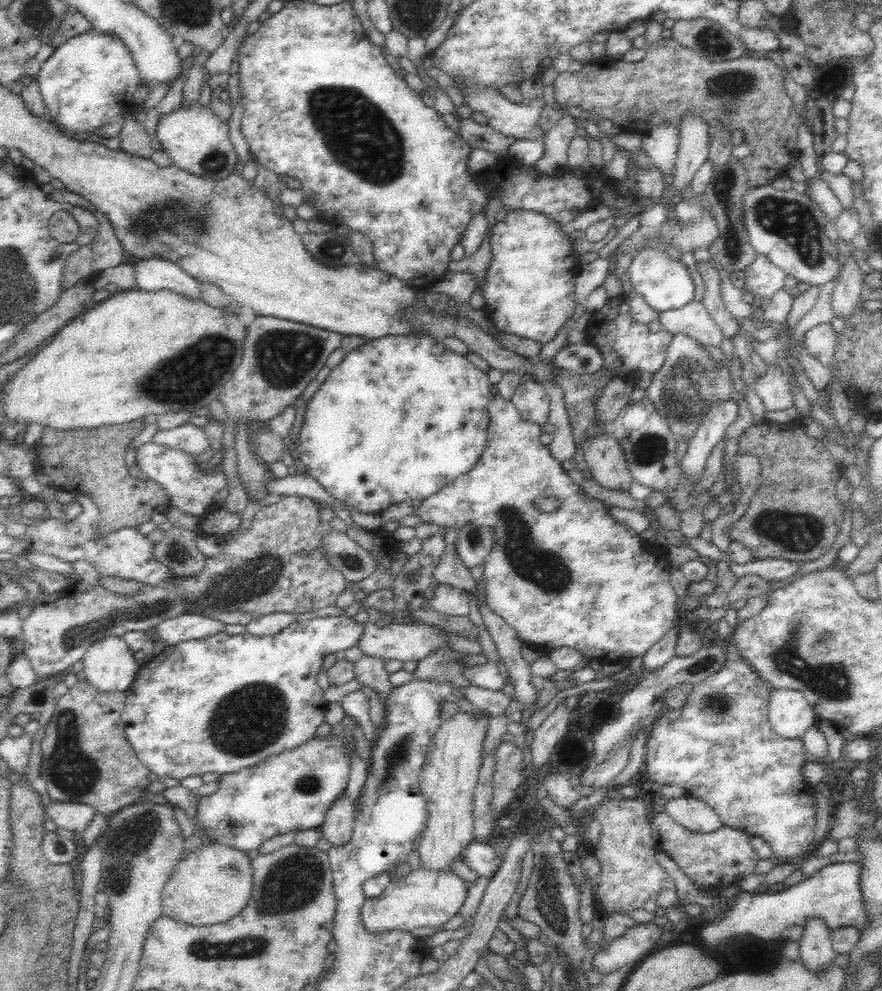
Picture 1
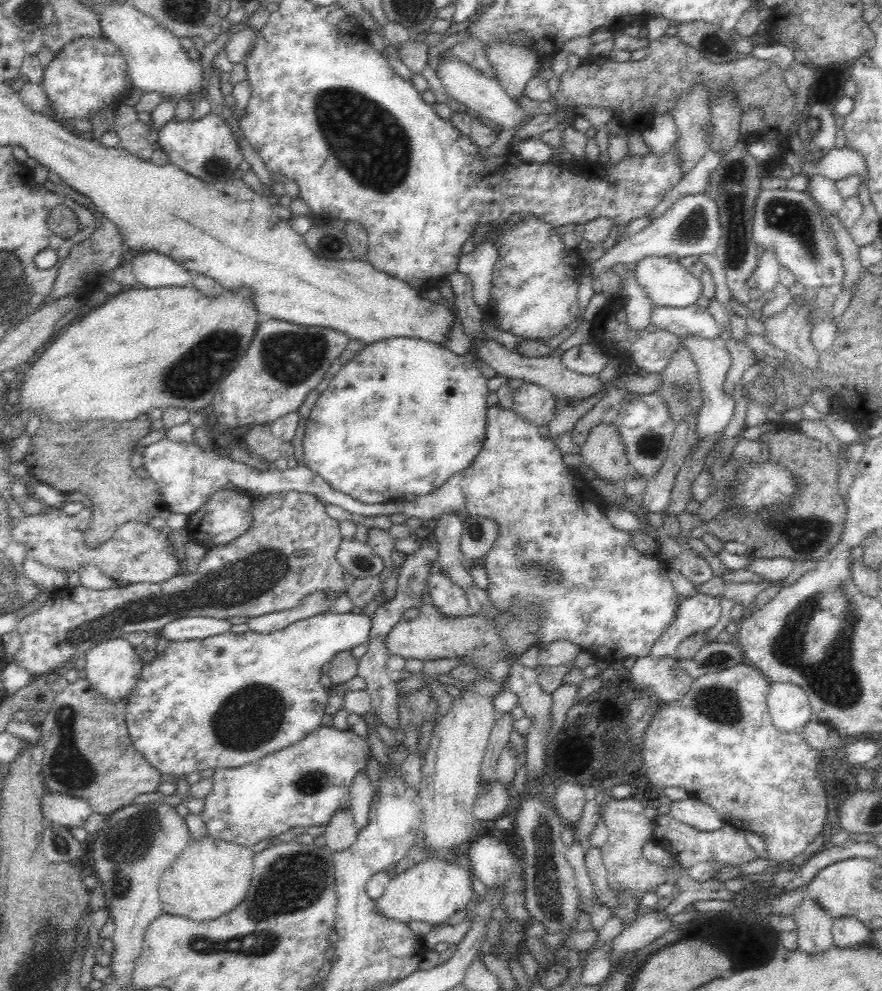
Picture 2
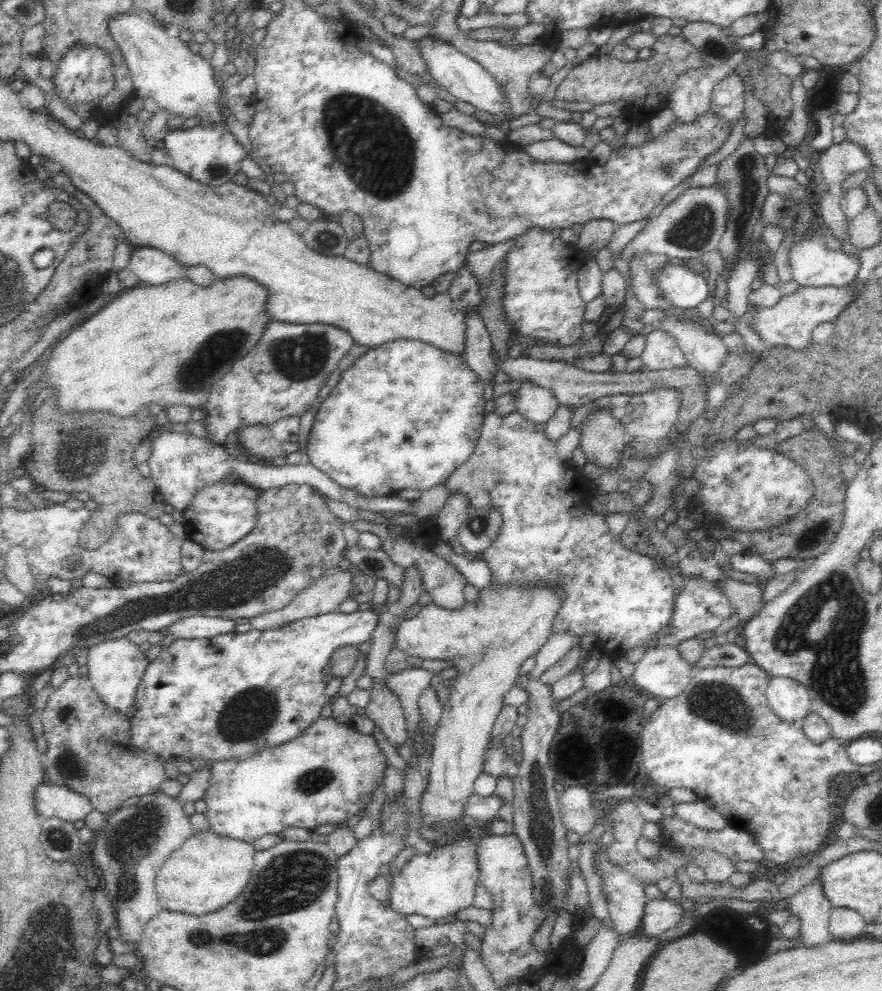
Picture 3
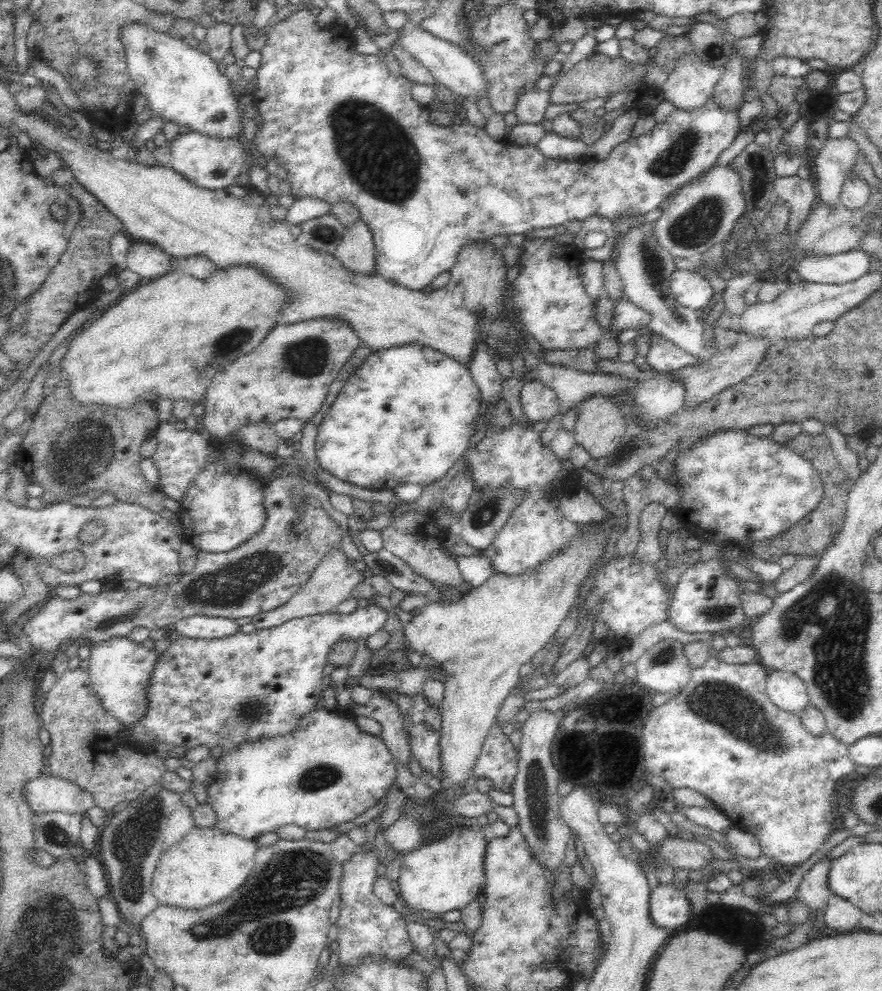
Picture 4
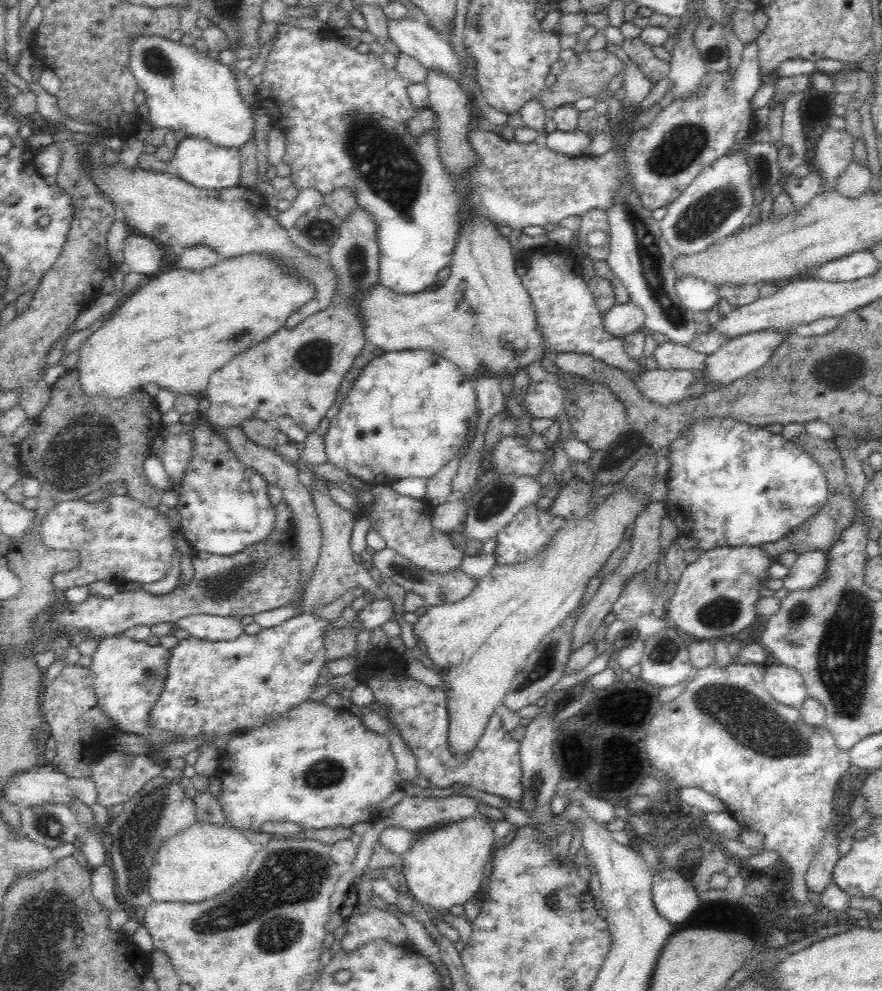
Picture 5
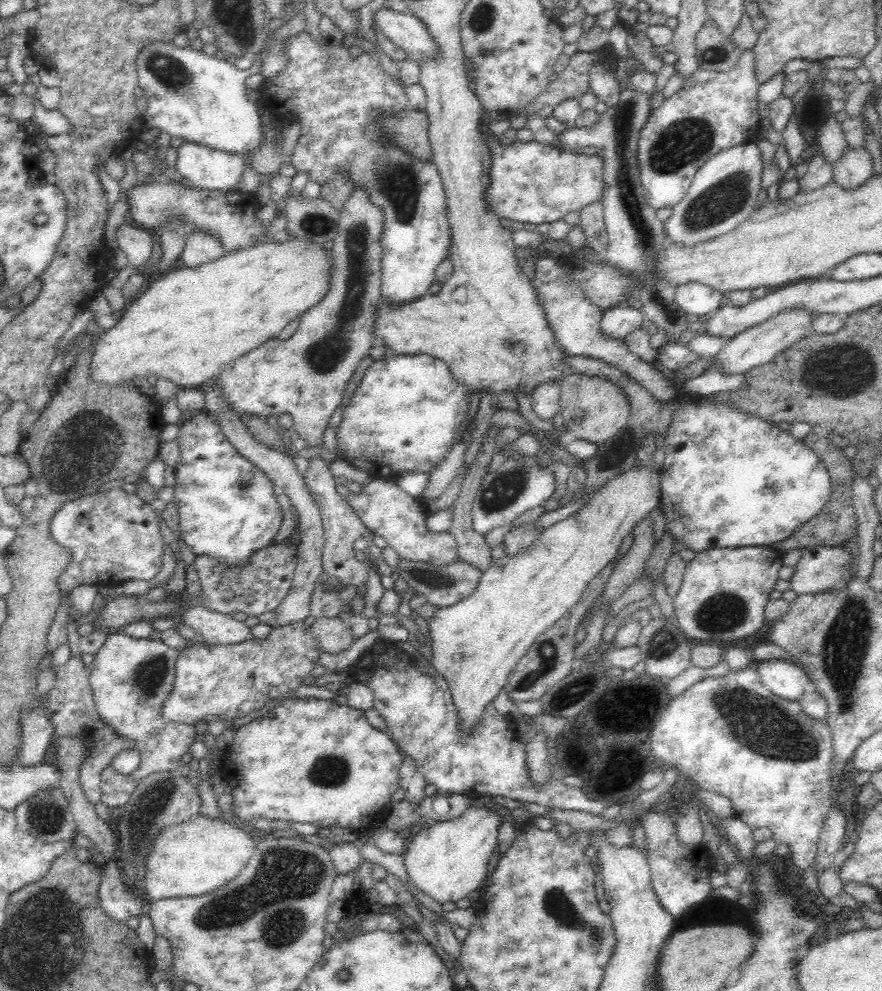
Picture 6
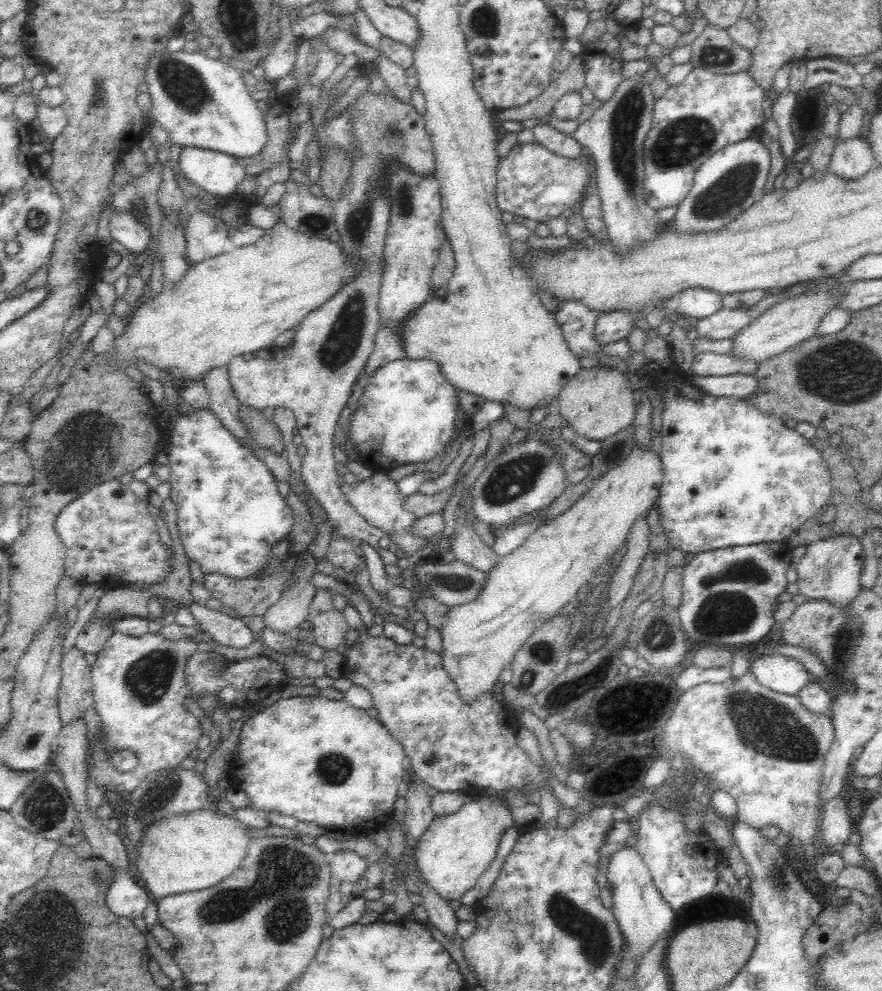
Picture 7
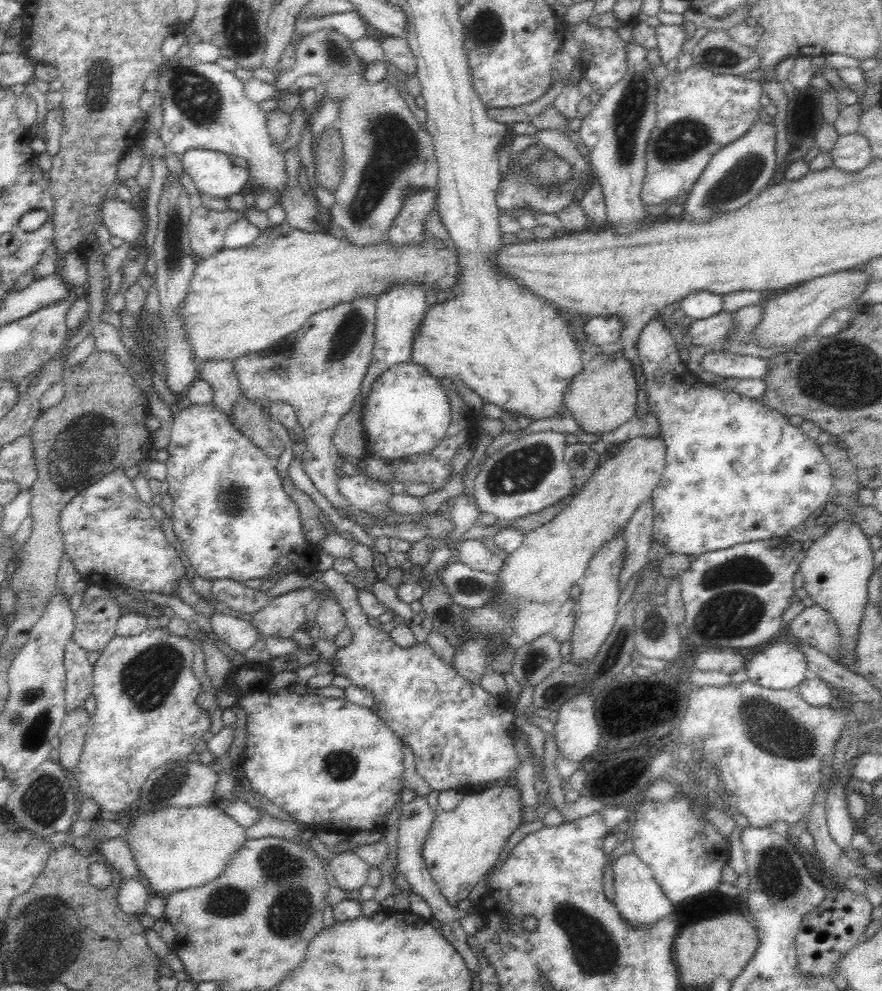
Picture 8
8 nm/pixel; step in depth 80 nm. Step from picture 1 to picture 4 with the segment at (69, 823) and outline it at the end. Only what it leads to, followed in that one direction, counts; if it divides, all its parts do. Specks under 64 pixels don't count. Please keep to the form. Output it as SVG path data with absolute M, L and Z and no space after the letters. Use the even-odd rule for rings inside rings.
M46 771L42 776L26 783L23 795L34 813L86 815L86 811L94 806L92 793Z

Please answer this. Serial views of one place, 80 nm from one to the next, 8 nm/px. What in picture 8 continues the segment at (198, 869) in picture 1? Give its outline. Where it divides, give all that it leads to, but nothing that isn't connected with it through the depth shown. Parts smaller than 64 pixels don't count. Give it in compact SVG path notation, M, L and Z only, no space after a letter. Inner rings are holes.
M216 803L206 806L193 806L190 808L168 807L152 811L150 814L142 814L142 816L138 816L138 818L134 820L134 824L132 824L132 826L130 826L130 830L128 830L128 837L125 837L124 840L127 843L127 847L132 852L135 864L138 866L138 870L141 874L141 880L148 886L148 889L153 895L162 897L168 893L198 888L200 886L208 885L208 882L214 882L222 876L224 869L226 869L228 864L232 862L232 858L236 858L236 854L238 854L238 852L240 852L248 842L246 830L242 826L239 826L230 816L227 816L222 807Z

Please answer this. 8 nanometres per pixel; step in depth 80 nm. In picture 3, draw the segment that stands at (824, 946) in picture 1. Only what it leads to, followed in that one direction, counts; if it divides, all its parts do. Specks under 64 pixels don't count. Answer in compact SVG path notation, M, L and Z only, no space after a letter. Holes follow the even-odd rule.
M819 880L812 881L789 901L789 910L800 921L802 947L813 947L832 941L829 931L832 905L824 895Z

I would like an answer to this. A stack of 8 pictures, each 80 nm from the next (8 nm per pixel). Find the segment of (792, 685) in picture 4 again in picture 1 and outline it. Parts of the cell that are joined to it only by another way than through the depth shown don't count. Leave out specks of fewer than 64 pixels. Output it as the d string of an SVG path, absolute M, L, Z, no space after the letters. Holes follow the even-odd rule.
M771 689L769 723L784 739L800 739L818 721L814 710L800 691Z

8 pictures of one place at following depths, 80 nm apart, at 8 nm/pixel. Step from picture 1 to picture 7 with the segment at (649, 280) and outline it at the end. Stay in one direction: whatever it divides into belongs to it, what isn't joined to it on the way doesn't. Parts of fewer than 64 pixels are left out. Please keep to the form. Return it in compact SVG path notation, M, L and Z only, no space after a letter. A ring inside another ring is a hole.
M688 286L661 304L665 312L678 312L681 316L690 314L699 319L718 312L722 307L721 295L699 286Z

